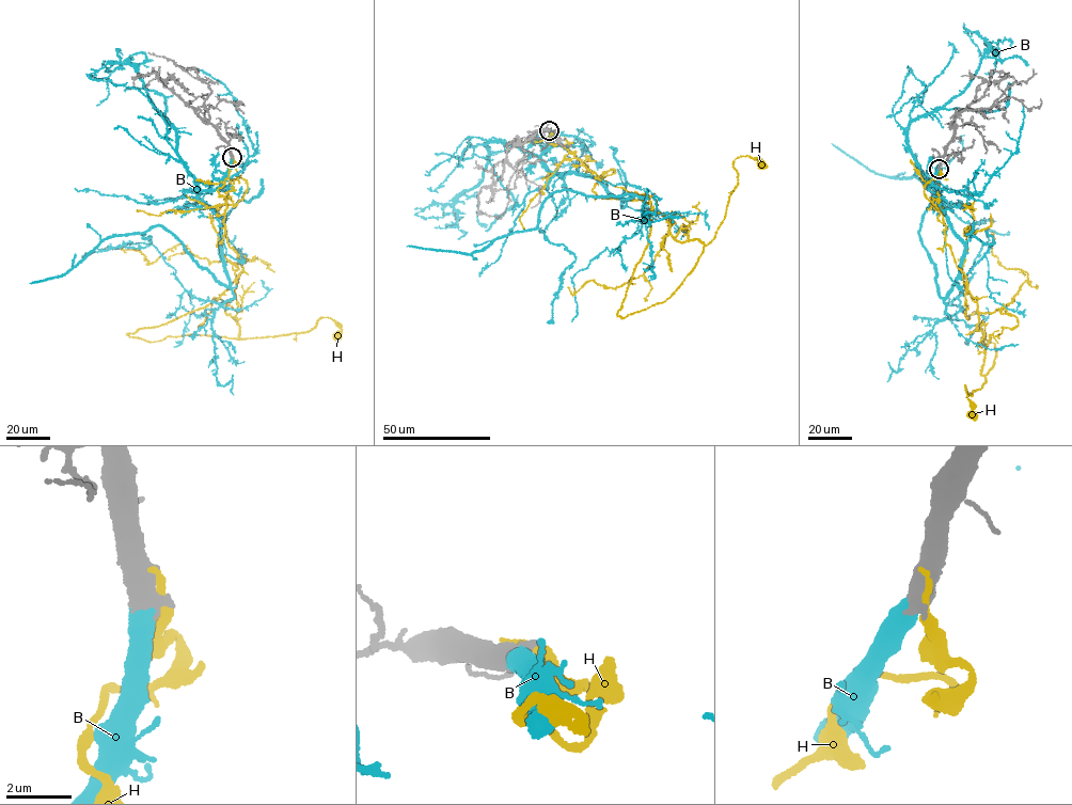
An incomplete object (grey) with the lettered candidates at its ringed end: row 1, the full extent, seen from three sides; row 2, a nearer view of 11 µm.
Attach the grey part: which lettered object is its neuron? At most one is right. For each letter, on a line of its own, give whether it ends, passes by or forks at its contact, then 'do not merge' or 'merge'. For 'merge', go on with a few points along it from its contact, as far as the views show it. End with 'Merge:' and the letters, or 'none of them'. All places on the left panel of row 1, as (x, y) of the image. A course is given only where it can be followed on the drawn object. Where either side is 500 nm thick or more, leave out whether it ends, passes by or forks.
B: merge; it runs (232, 157), (219, 186), (198, 196), (222, 220), (230, 285), (157, 224), (101, 240), (66, 272), (30, 283)
H: do not merge
Merge: B

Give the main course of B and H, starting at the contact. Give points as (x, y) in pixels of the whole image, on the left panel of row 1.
B: (232, 157), (219, 186), (198, 196), (222, 220), (230, 285), (157, 224), (101, 240), (66, 272), (30, 283)
H: (232, 156), (218, 191), (242, 271), (210, 303), (128, 335), (274, 336), (328, 317), (336, 334)

